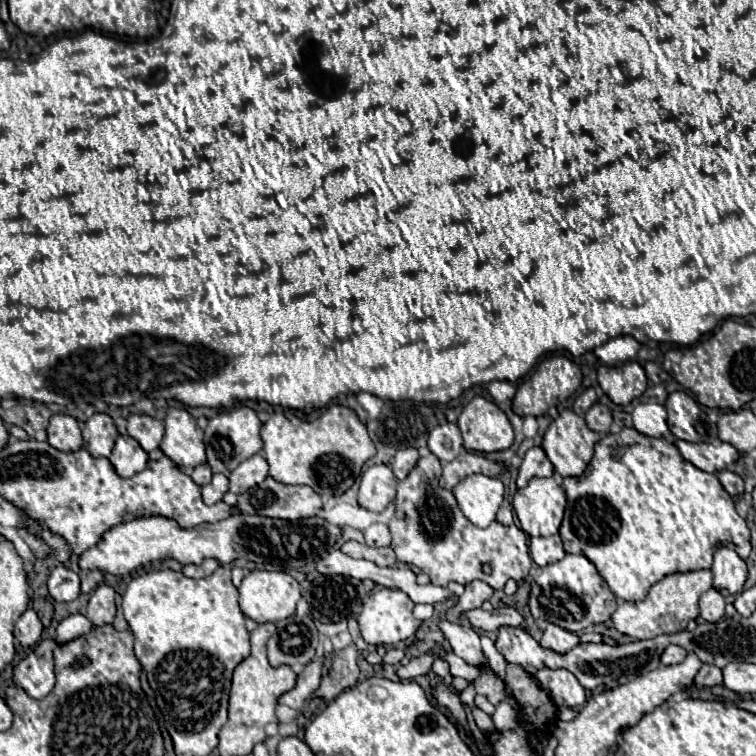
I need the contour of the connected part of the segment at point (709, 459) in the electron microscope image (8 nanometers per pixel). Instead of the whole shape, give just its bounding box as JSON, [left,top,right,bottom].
[674,439,740,473]

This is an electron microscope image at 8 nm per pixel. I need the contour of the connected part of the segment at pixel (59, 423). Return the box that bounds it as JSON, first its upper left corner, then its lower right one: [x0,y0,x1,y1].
[48,415,84,451]

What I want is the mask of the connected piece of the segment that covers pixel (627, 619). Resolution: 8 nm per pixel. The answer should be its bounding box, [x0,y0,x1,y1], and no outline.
[612,569,712,639]

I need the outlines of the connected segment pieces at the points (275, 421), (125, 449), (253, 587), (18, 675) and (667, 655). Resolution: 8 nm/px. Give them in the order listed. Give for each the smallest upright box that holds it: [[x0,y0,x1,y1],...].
[[262,405,376,497],[110,435,148,477],[238,569,300,623],[14,639,54,699],[662,645,686,665]]

